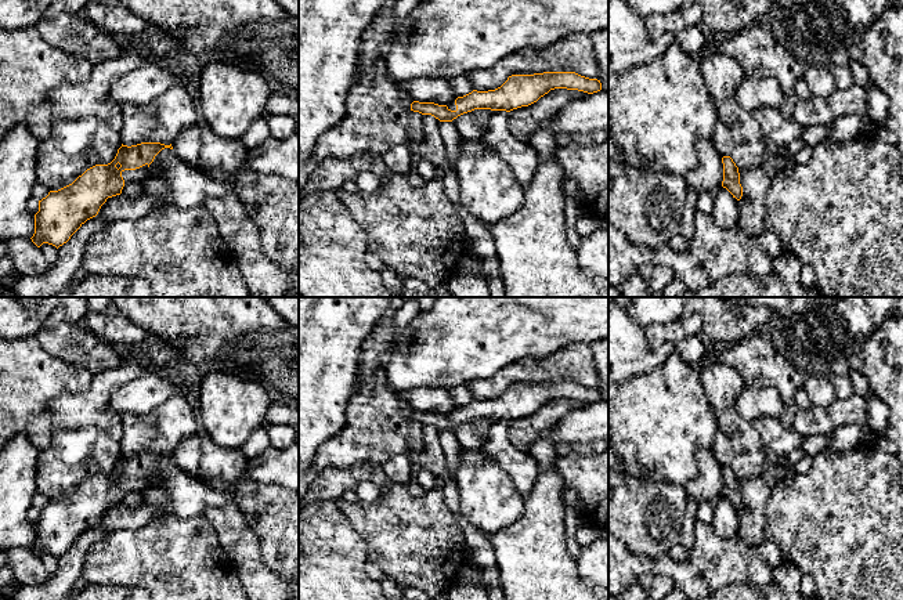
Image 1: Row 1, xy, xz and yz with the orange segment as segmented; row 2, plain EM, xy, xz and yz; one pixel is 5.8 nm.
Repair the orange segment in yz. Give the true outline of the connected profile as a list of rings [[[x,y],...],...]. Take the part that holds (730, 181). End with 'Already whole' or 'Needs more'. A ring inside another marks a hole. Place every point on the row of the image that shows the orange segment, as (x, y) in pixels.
[[[723,156],[722,163],[723,163],[722,187],[726,188],[733,195],[733,198],[740,200],[743,196],[743,187],[740,184],[738,167],[736,166],[730,156]]]. Already whole

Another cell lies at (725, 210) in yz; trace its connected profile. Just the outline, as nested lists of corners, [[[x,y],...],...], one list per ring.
[[[723,187],[715,196],[712,217],[722,228],[732,227],[738,221],[738,200]]]

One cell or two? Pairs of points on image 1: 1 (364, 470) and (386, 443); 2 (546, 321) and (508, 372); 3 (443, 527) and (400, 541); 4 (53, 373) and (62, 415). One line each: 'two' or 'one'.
1: two
2: two
3: one
4: two

